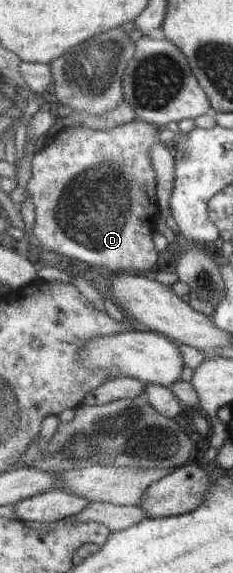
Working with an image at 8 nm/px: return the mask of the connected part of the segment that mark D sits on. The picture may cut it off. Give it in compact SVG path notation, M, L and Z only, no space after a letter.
M134 120L126 122L122 125L110 128L108 130L90 129L84 126L76 128L68 128L64 132L58 132L54 136L44 136L42 150L32 156L30 179L26 183L24 191L33 203L34 223L32 229L28 231L28 238L36 246L44 245L48 249L52 249L60 255L66 255L73 261L78 260L82 263L90 265L103 265L107 270L122 273L124 271L146 271L154 268L158 251L152 244L152 231L155 229L157 216L159 215L159 207L157 206L157 197L155 194L155 177L154 169L152 168L150 158L148 158L148 151L150 146L154 144L157 139L159 128L155 124L146 123L144 121Z

